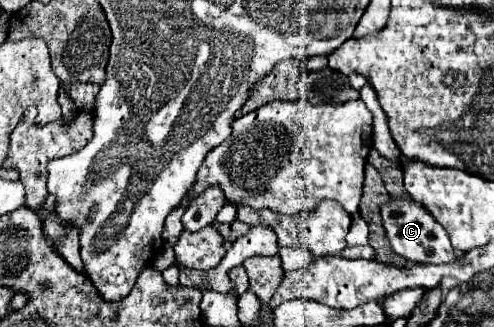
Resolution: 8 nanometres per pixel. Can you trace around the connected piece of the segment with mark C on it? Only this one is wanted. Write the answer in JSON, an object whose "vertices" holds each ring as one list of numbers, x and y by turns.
{"vertices":[[390,201,390,205,382,207,382,223,386,229,386,235,390,239,392,251,402,255,408,261,414,263,454,263,458,255,454,255,454,249,450,245,448,233,436,219,418,203,414,201]]}

